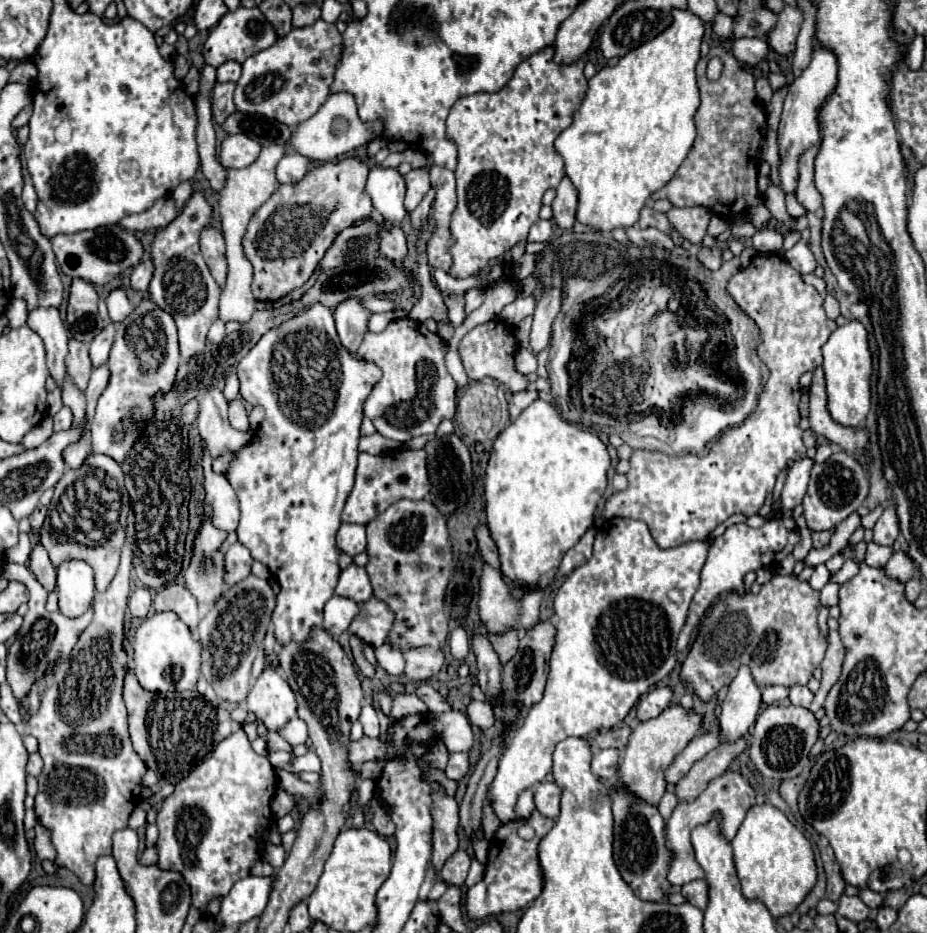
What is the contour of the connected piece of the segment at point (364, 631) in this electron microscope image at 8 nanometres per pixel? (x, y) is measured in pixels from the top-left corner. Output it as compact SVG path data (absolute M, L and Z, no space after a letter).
M375 598L367 600L361 606L359 614L349 626L351 634L357 634L359 638L363 638L363 642L373 648L385 644L387 630L391 630L391 610L387 610L383 602L375 602Z

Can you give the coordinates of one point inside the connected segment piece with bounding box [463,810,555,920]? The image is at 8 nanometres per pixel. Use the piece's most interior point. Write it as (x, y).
(513, 878)

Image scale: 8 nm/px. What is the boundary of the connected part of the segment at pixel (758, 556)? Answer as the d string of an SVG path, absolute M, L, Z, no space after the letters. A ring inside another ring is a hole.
M767 520L761 528L749 528L747 524L733 524L725 530L725 534L717 536L707 552L707 562L701 570L701 586L693 596L693 602L689 606L689 614L685 620L685 626L677 640L677 650L685 650L689 644L691 630L699 624L705 610L717 600L723 592L739 592L743 594L743 576L757 568L773 568L777 566L799 542L799 528L793 520Z

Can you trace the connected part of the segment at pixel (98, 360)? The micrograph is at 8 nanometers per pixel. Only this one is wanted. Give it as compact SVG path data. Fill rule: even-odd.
M107 324L101 334L89 344L89 356L91 356L91 362L93 362L93 368L99 368L107 362L109 358L109 350L113 346L113 324Z

